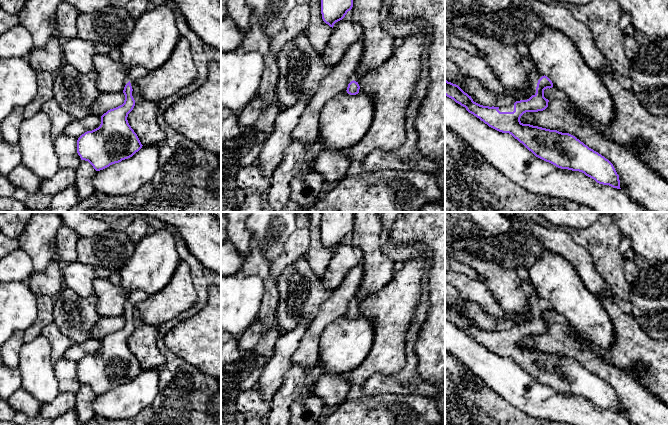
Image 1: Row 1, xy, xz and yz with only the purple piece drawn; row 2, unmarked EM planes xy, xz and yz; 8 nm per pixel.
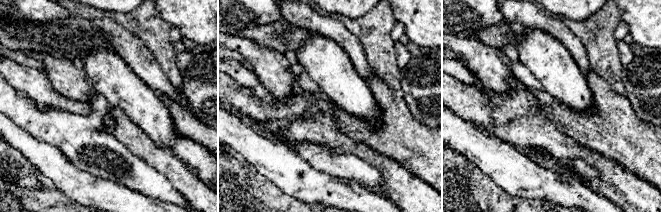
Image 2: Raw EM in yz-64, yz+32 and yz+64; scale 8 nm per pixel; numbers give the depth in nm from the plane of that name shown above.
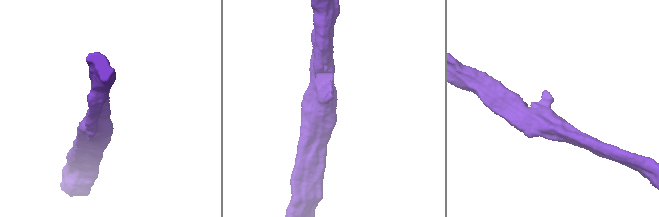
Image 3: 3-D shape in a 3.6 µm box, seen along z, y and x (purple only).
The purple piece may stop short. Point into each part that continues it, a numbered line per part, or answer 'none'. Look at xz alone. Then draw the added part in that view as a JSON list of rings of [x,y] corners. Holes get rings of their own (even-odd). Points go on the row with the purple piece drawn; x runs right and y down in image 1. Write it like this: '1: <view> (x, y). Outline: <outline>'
1: xz (354, 76). Outline: [[[355,72],[353,73],[350,77],[349,77],[349,80],[348,80],[348,83],[350,83],[351,81],[356,81],[359,86],[360,86],[360,83],[361,83],[361,78],[359,77],[359,75]]]

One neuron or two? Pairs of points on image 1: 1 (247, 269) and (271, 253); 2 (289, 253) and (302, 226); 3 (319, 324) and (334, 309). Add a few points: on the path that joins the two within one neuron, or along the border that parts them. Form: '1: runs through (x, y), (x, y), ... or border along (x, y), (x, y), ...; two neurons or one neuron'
1: border along (252, 237), (256, 239), (260, 253), (270, 263); two neurons
2: runs through (296, 246), (302, 233); one neuron
3: runs through (323, 320), (330, 313); one neuron

